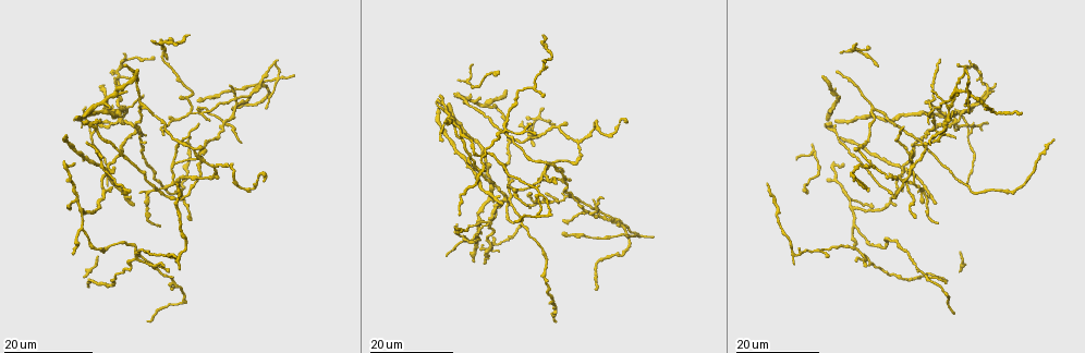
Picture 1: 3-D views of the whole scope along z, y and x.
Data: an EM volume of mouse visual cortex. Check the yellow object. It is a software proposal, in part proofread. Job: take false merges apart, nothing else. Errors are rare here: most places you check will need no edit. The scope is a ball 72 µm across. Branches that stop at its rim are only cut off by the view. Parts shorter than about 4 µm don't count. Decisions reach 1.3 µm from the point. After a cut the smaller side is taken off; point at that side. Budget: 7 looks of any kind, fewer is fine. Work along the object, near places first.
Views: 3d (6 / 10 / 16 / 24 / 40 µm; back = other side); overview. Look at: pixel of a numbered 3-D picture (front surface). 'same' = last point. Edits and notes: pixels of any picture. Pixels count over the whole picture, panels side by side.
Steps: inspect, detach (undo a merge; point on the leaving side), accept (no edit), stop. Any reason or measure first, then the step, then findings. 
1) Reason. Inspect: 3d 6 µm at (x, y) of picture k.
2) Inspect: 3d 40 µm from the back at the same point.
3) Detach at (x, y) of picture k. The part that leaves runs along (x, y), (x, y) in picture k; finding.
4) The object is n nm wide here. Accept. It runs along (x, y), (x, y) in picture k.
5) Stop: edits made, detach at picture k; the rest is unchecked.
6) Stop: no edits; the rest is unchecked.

Four or more arms meet. Inspect: 3d 16 µm at (601, 211) of picture 1.

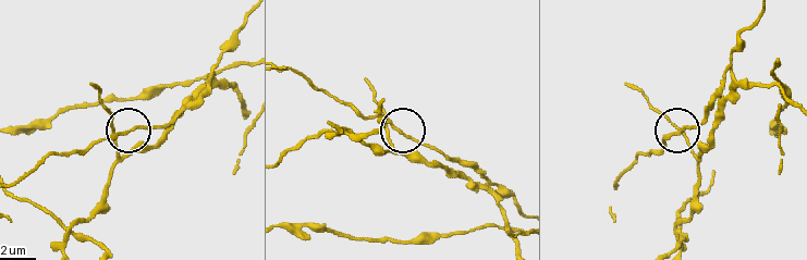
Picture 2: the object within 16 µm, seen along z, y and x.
Closer look. Inspect: 3d 10 µm at (396, 130) of picture 2.

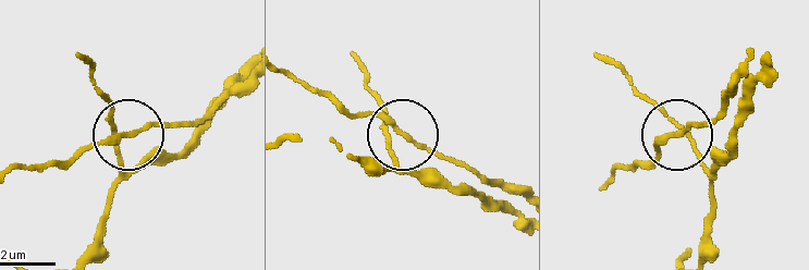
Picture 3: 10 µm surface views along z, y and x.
Inspect: 3d 6 µm at (675, 132) of picture 3.

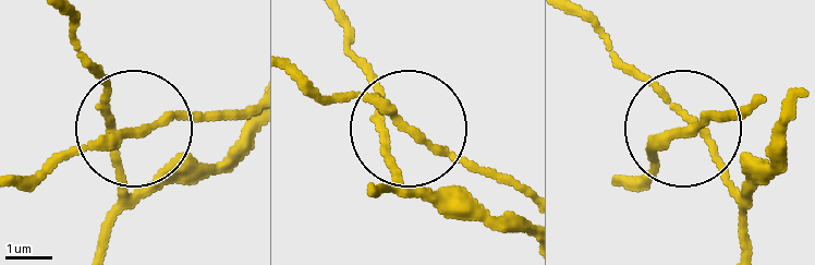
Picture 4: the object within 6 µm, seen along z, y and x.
The side arm is 32 µm long. Accept. It runs along (740, 244), (704, 139), (649, 146), (646, 173) in picture 4; one neuron here.

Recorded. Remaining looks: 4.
Thin arm on a thick one. Inspect: 3d 24 µm at (622, 227) of picture 1.

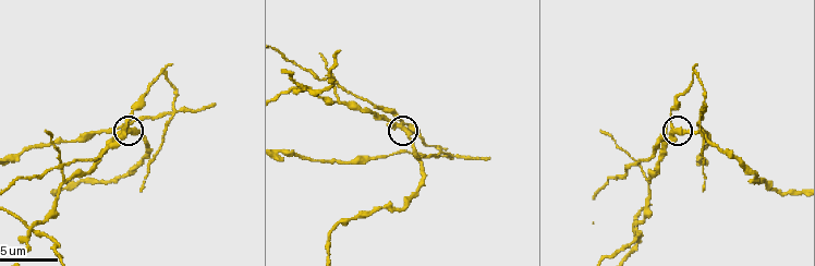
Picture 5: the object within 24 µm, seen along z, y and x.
Inspect: 3d 6 µm at (676, 130) of picture 5.

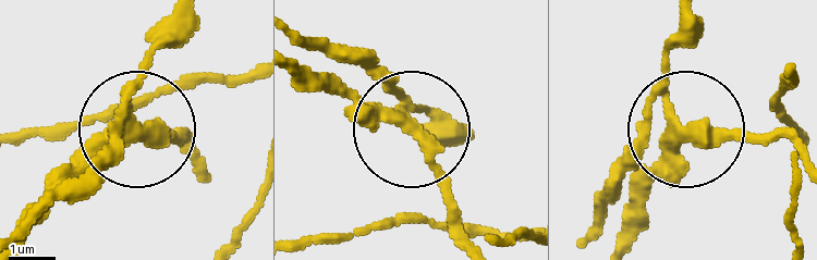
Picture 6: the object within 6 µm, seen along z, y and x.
The object is 280 nm wide here. Accept. It runs along (294, 64), (412, 135), (466, 236) in picture 6; continuous, no second neuron.

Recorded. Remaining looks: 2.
Arms part here. Inspect: 3d 24 µm at (174, 162) of picture 1.

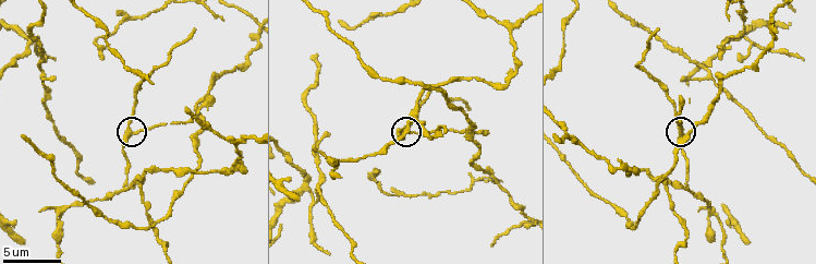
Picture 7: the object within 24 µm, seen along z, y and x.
Inspect: 3d 10 µm at (683, 134) of picture 7.

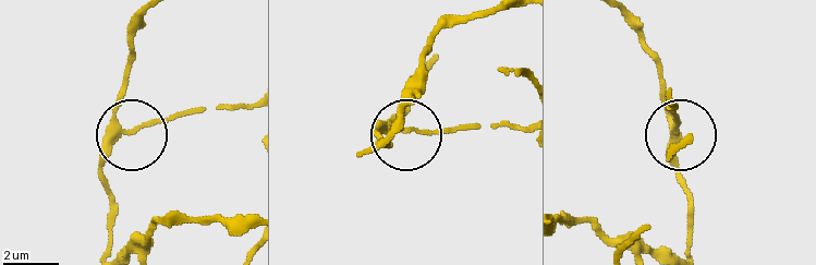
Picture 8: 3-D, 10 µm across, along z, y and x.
The side arm is 9 µm long. Accept. It runs along (214, 223), (116, 251), (101, 173), (205, 110) in picture 8; one neuron here.

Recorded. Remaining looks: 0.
Stop: no edits; the rest is unchecked.

